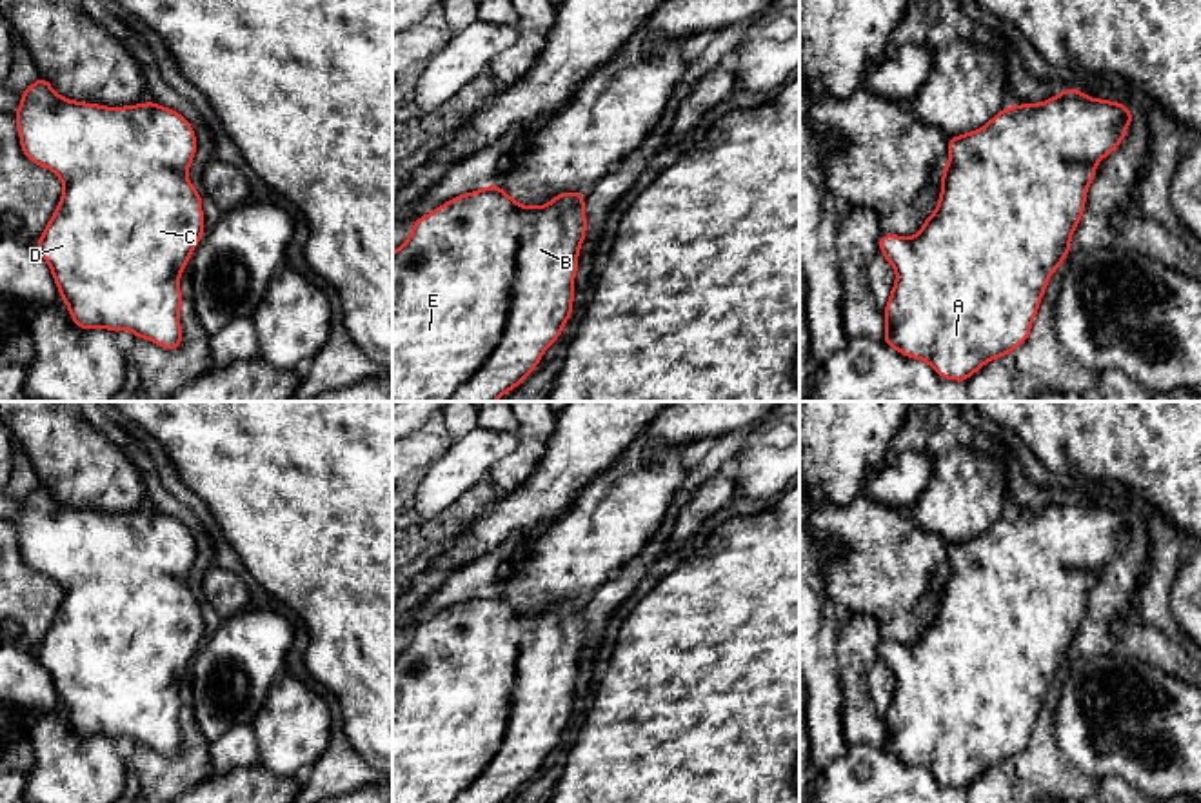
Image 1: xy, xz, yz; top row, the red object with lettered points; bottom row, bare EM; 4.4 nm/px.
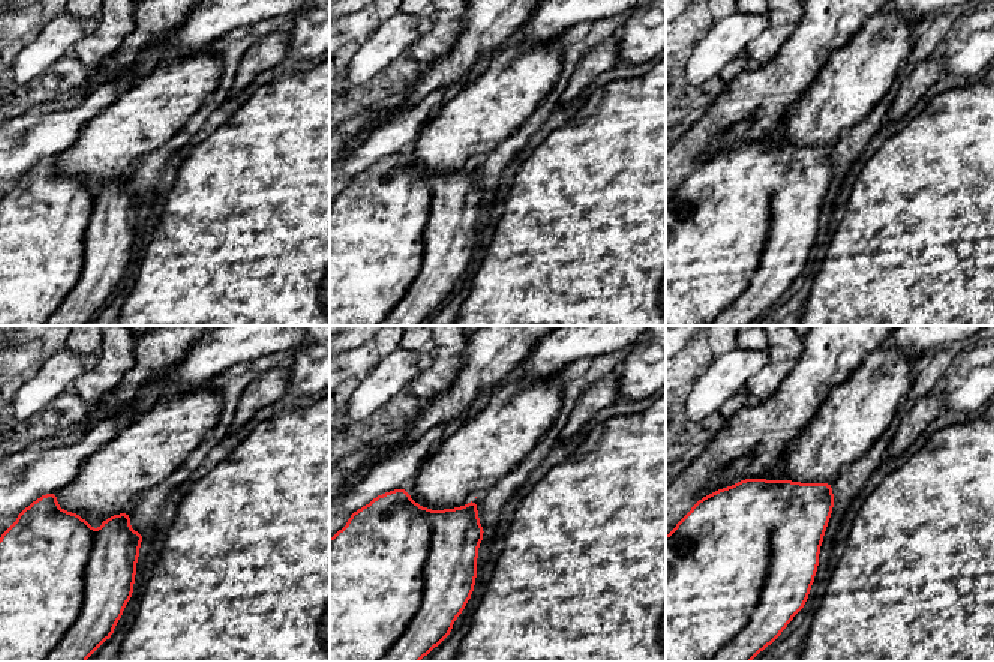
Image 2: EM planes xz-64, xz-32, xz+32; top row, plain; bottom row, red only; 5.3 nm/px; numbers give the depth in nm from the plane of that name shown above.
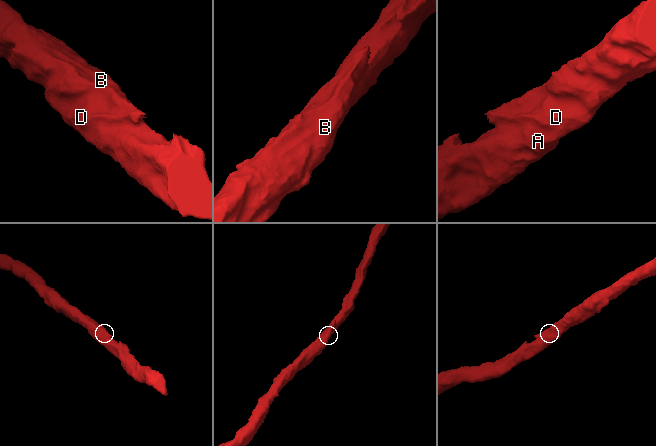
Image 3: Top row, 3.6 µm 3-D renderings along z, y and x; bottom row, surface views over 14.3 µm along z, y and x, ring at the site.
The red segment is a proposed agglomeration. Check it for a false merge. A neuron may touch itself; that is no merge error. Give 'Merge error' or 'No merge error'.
No merge error

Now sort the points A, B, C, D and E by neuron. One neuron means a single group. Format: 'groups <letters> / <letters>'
groups A B C D E

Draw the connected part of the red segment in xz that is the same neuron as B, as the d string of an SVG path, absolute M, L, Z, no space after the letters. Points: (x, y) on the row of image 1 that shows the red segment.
M501 187L460 194L412 222L411 236L392 253L392 402L496 402L518 387L560 338L572 316L578 254L587 236L585 193L558 193L547 205L520 205Z

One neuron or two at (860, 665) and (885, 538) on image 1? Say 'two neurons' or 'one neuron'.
one neuron

